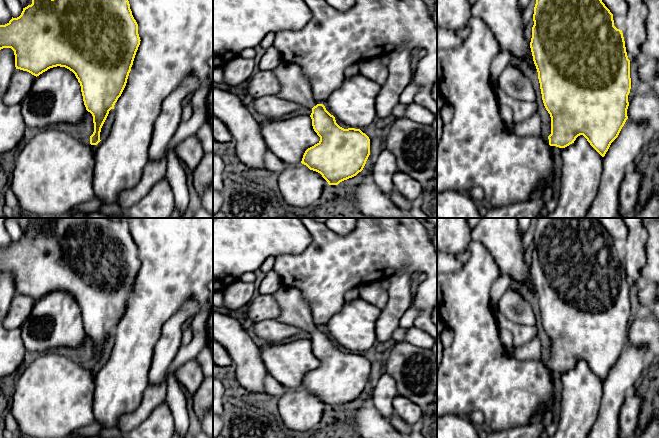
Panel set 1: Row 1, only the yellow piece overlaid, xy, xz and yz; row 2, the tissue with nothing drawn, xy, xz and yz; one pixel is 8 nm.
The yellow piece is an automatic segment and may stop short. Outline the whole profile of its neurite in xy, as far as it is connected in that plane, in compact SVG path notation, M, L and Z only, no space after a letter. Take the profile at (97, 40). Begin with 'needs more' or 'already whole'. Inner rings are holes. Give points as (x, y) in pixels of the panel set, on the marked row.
needs more | M32 0L19 17L12 17L7 24L0 25L0 50L11 48L14 51L16 69L37 77L50 68L60 66L75 74L86 110L93 116L93 134L81 139L81 143L86 145L97 145L101 141L101 128L126 86L140 41L138 24L128 0Z

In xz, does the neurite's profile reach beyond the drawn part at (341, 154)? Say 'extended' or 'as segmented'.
extended

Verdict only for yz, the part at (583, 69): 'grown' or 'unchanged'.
grown

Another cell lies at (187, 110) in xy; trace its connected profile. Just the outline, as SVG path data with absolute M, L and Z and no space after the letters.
M187 100L182 106L181 122L188 121L192 117L192 114L193 114L193 107Z

